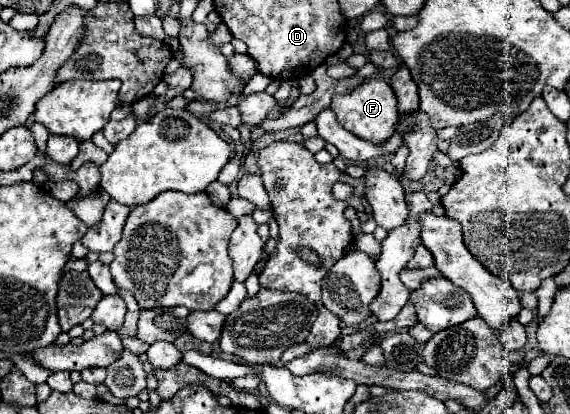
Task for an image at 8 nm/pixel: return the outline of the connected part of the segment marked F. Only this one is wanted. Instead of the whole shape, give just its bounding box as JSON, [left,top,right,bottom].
[332,78,396,144]

